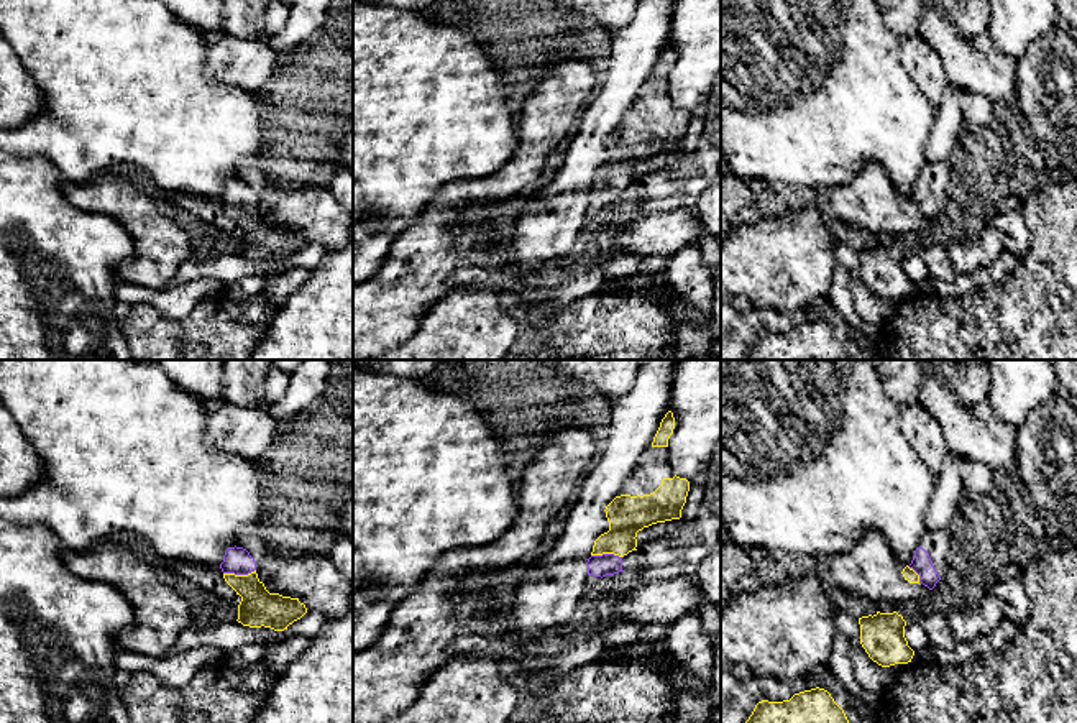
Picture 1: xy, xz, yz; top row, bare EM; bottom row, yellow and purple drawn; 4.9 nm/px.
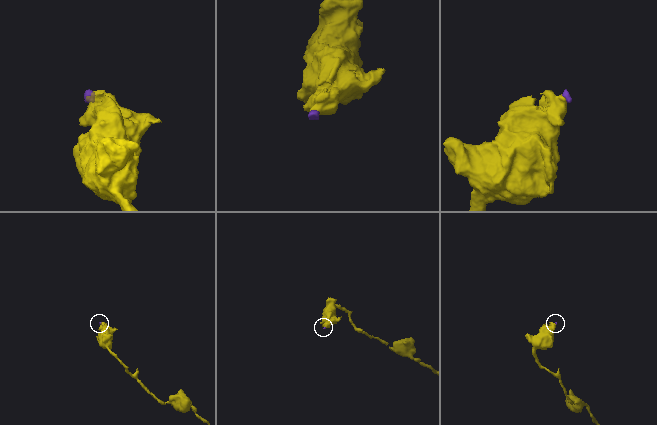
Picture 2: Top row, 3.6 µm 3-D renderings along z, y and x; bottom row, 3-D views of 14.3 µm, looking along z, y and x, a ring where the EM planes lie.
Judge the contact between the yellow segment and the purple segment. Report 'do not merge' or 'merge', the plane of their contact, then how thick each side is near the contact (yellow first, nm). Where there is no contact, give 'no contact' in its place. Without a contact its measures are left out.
merge | xy | 180/130 nm

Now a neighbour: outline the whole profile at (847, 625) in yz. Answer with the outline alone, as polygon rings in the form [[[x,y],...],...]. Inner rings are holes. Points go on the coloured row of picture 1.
[[[841,610],[836,611],[834,626],[836,626],[837,634],[847,636],[849,639],[857,639],[860,642],[859,618],[855,618],[849,611],[841,611]]]

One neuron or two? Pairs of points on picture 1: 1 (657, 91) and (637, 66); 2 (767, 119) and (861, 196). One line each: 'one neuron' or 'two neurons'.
1: two neurons
2: two neurons

